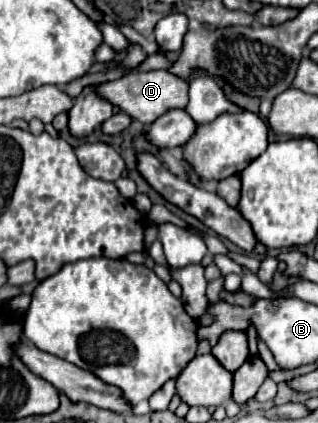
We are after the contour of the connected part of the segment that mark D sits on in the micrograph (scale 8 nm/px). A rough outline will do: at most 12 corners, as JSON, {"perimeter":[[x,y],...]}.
{"perimeter":[[137,71],[97,87],[101,97],[151,125],[185,109],[189,81]]}

